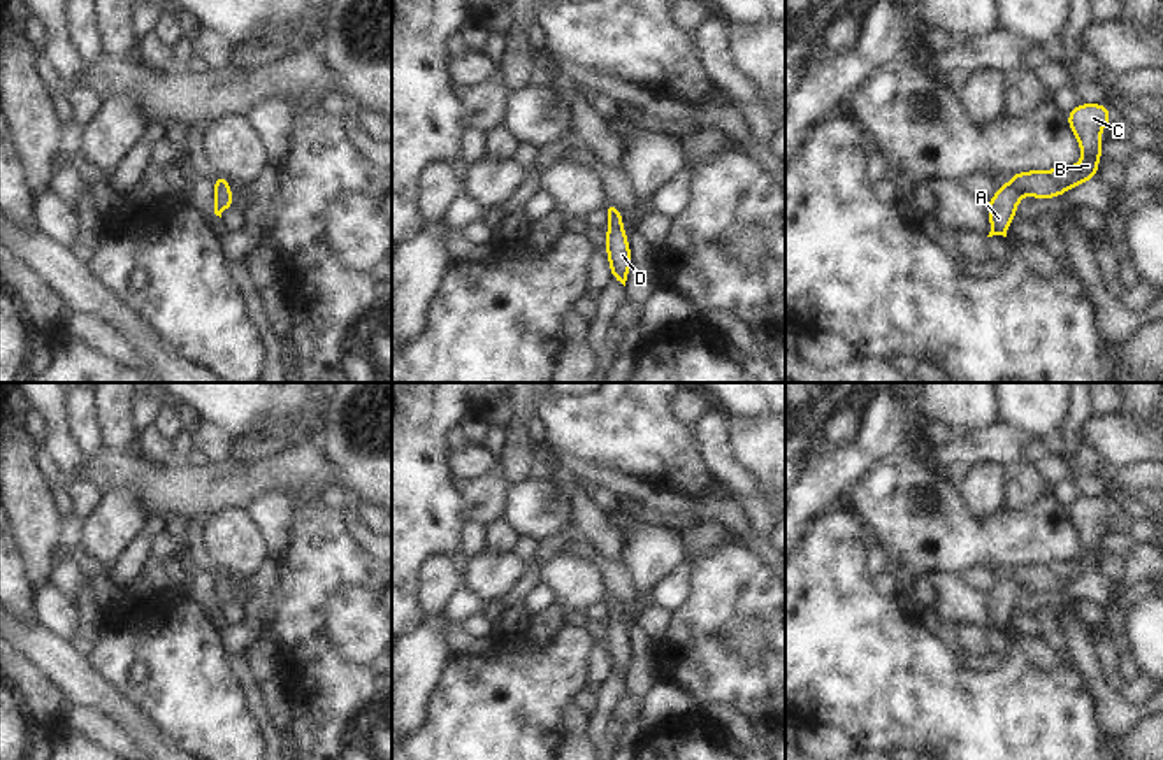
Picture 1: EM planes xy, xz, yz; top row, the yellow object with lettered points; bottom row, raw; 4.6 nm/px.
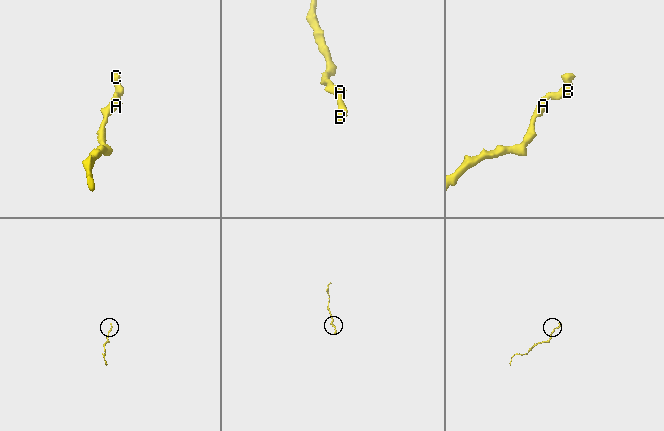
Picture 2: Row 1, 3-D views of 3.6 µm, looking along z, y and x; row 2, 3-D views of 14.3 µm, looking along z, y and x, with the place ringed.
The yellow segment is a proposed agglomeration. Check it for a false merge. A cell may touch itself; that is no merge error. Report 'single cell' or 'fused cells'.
single cell

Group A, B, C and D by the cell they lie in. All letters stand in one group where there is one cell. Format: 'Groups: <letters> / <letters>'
Groups: A B C D

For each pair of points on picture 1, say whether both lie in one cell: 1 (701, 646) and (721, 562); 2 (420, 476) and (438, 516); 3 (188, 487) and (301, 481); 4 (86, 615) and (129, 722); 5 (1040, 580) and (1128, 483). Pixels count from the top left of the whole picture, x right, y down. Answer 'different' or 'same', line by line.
1: same
2: same
3: same
4: different
5: same

